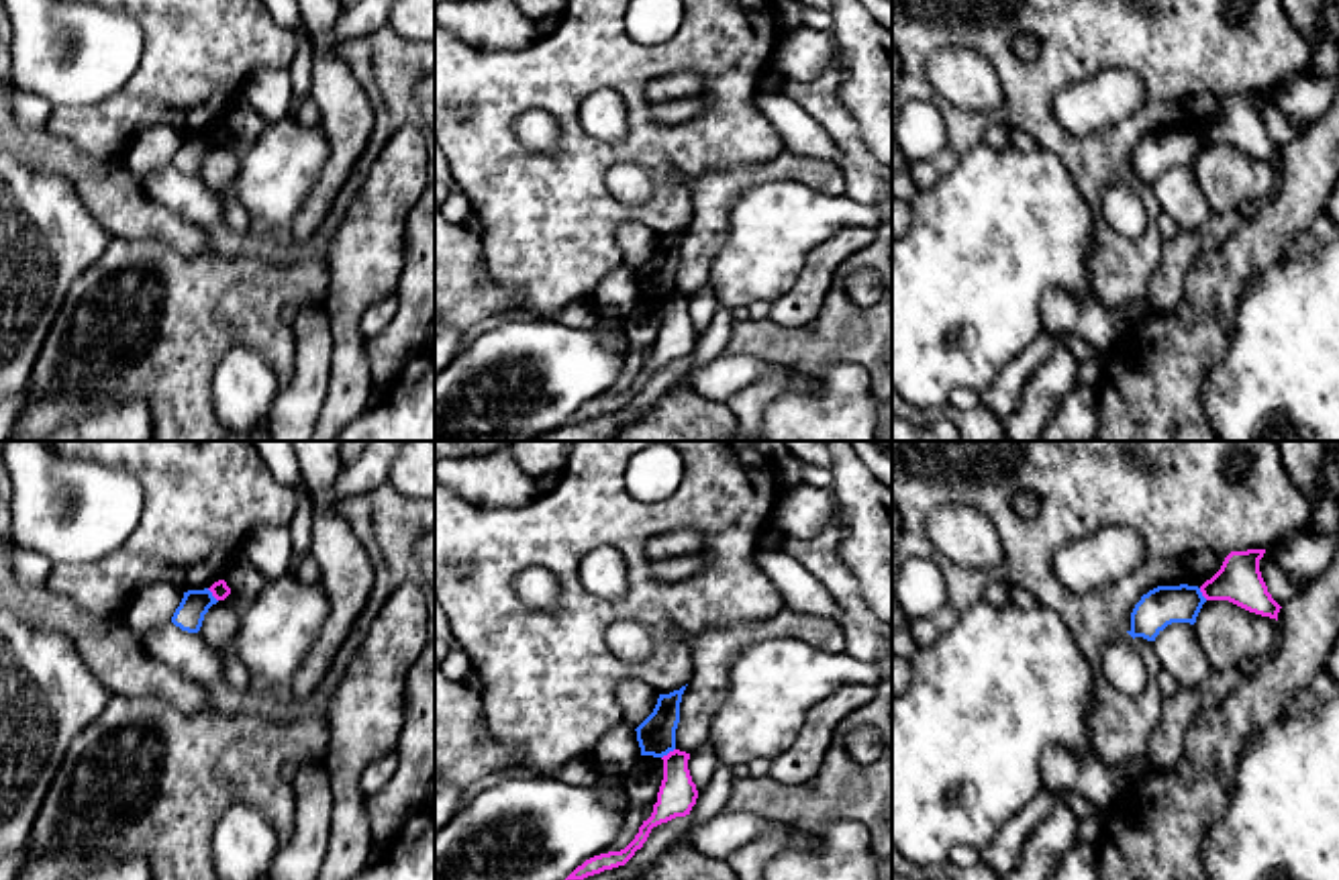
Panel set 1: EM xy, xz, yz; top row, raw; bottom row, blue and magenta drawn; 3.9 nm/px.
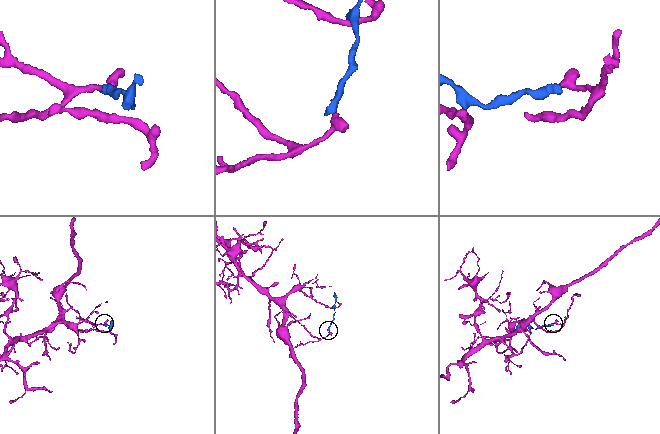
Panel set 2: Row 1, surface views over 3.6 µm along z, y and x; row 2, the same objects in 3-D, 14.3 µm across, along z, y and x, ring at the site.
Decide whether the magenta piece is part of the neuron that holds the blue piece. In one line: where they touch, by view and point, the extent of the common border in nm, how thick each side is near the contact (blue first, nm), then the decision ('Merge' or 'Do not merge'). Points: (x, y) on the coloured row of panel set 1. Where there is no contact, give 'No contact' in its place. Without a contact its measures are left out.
Touches blue at xz (668, 752). Shared border 70 nm. Thickness 150 nm (blue) against 150 nm. Do not merge

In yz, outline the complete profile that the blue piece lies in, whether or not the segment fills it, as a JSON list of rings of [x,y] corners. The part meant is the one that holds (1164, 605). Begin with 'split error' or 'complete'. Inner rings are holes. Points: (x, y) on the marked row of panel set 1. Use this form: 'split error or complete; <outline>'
complete; [[[1157,586],[1141,596],[1131,613],[1133,639],[1143,637],[1155,641],[1155,637],[1172,623],[1196,623],[1196,617],[1206,598],[1198,586]]]

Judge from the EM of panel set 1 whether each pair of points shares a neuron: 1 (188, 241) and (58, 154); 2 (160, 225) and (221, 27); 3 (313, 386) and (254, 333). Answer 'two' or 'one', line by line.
1: one
2: two
3: two

